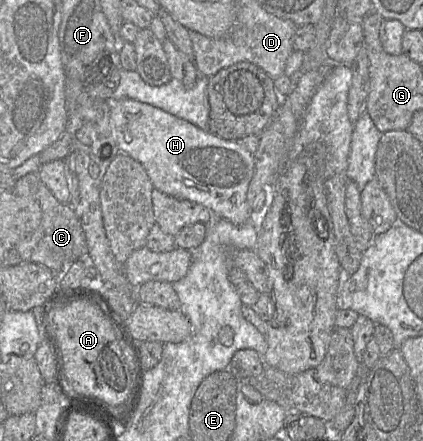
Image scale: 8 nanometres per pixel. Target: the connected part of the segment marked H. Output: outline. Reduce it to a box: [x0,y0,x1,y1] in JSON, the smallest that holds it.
[106,99,256,224]

